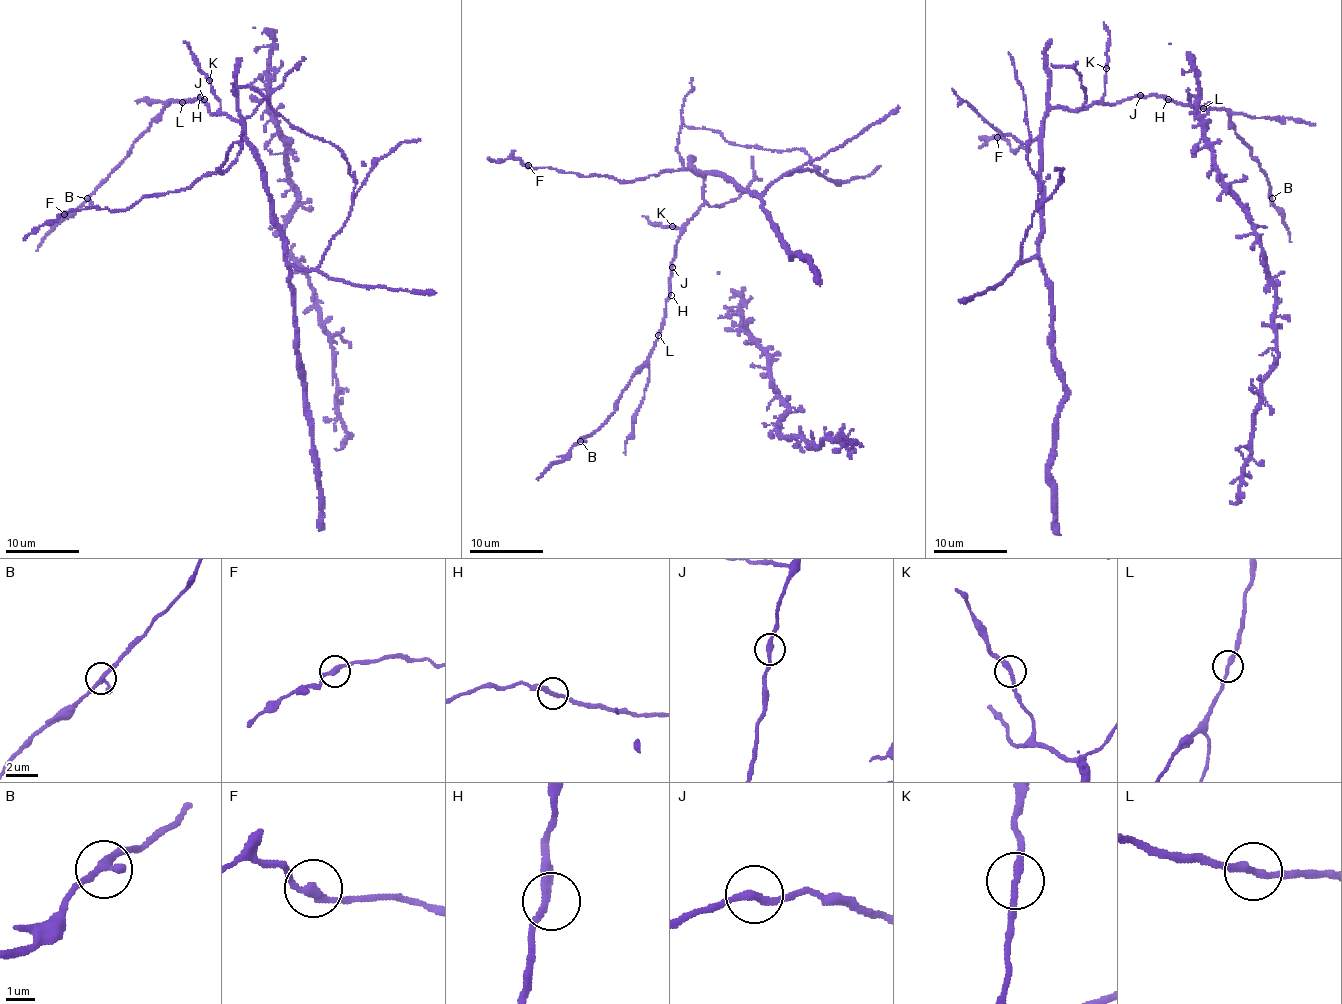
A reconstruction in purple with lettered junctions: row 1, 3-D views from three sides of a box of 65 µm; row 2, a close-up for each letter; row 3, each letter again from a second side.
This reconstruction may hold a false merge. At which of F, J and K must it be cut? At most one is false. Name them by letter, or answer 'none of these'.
none of these

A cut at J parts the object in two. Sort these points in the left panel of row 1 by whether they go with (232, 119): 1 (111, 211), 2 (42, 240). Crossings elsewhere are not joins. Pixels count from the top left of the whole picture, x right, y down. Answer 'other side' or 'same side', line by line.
1: same side
2: other side

